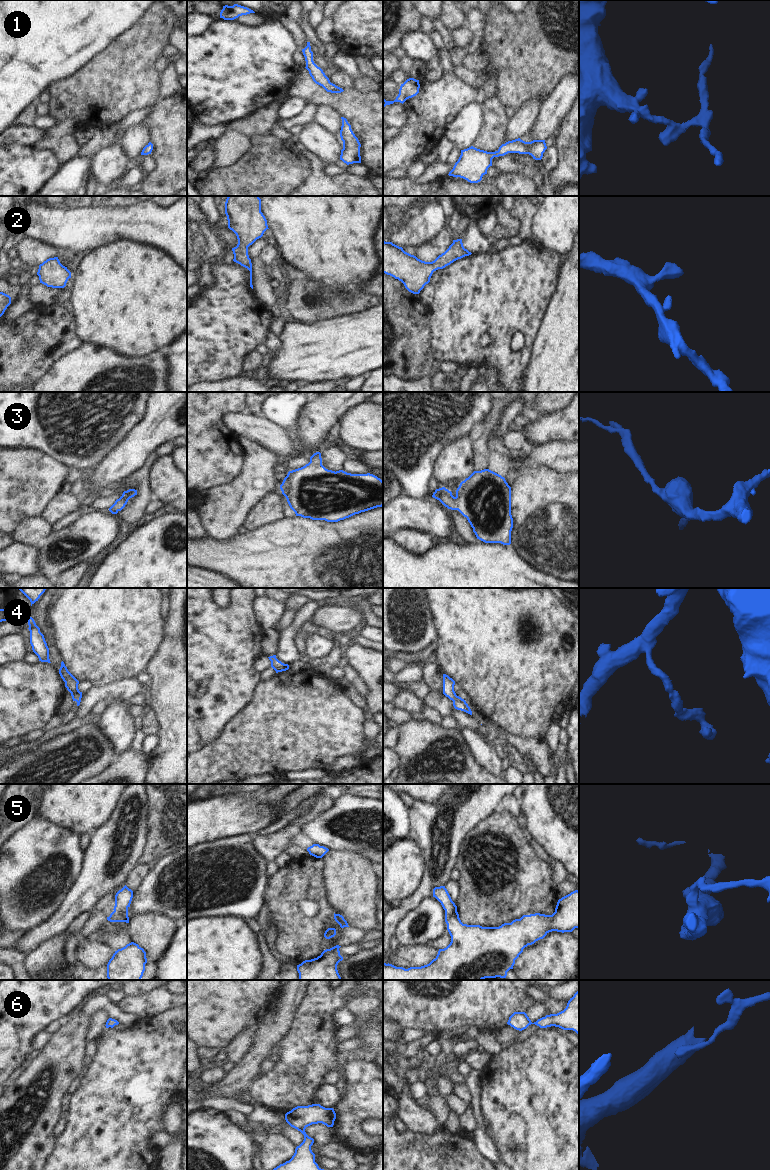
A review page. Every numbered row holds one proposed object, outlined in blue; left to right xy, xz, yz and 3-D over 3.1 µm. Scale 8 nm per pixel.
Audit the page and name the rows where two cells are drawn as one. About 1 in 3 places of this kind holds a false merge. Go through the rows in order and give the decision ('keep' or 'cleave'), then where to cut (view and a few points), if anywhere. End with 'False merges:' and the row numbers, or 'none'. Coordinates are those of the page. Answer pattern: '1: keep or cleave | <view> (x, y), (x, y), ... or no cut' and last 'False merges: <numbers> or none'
1: keep | no cut
2: keep | no cut
3: keep | no cut
4: keep | no cut
5: keep | no cut
6: keep | no cut
False merges: none

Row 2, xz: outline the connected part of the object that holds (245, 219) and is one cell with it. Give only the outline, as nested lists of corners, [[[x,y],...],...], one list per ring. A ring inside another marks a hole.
[[[228,196],[225,202],[225,214],[228,228],[238,239],[236,247],[232,248],[233,261],[250,271],[250,287],[252,285],[252,263],[248,255],[248,247],[269,229],[267,220],[261,212],[259,196]]]

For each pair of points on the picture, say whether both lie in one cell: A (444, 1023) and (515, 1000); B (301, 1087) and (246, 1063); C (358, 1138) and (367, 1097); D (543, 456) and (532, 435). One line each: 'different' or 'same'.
A: same
B: different
C: same
D: different

